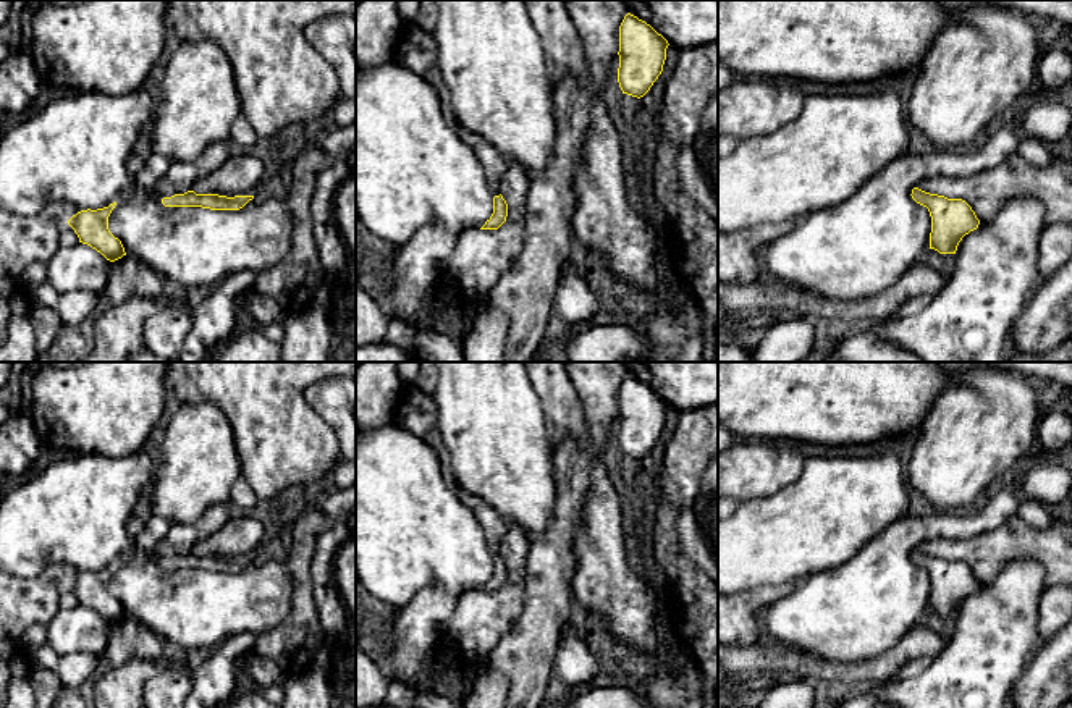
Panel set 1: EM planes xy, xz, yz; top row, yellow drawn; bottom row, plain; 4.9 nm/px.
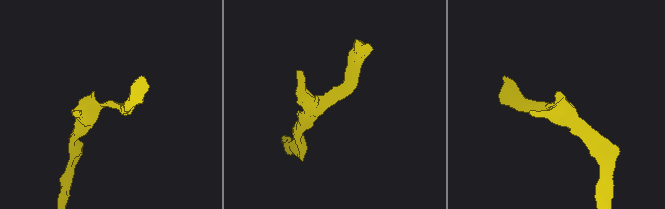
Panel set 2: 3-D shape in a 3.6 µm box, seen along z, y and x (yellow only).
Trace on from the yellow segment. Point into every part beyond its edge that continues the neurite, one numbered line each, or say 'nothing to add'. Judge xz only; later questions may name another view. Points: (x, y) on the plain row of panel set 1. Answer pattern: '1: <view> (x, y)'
1: xz (493, 524)

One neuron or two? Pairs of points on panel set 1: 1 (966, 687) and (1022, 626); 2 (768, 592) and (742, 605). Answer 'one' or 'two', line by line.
1: one
2: one

